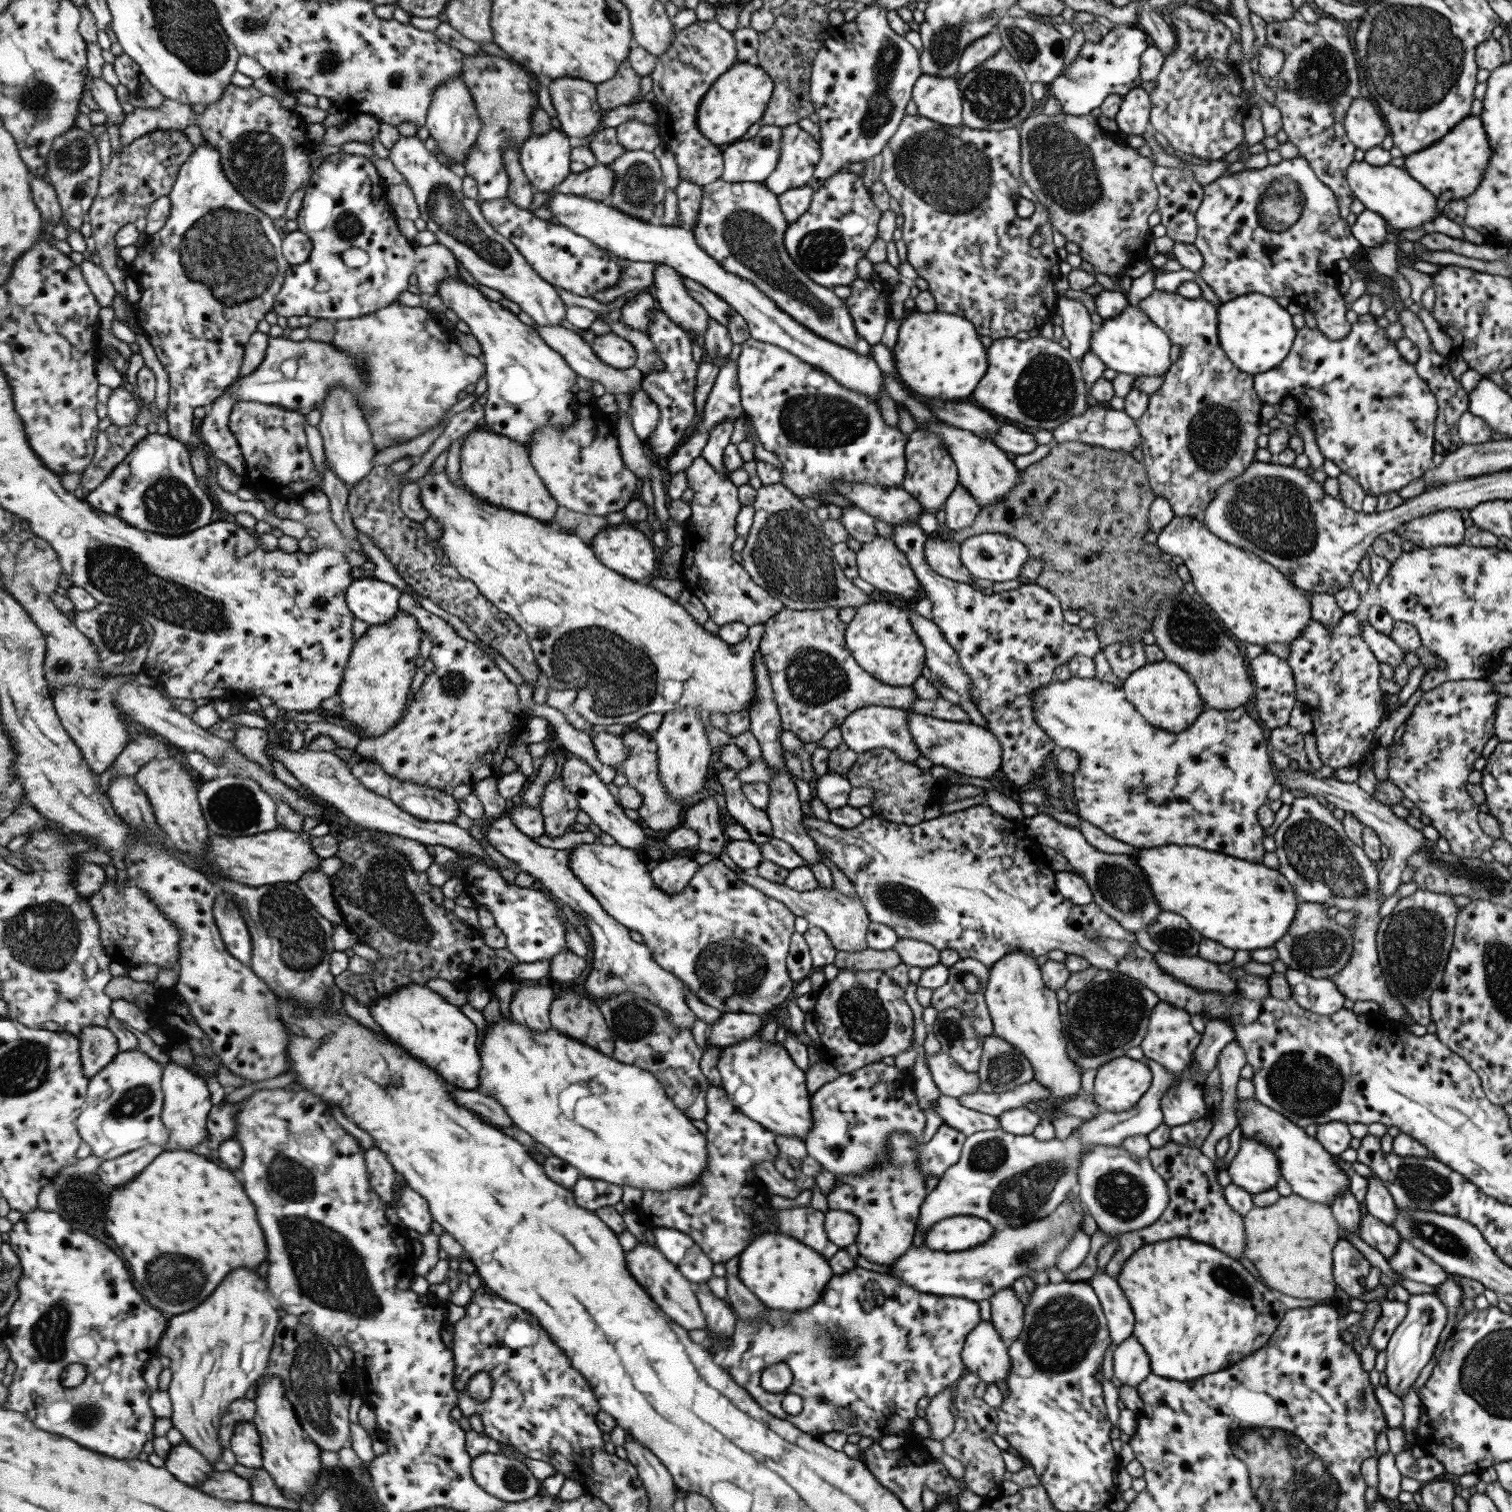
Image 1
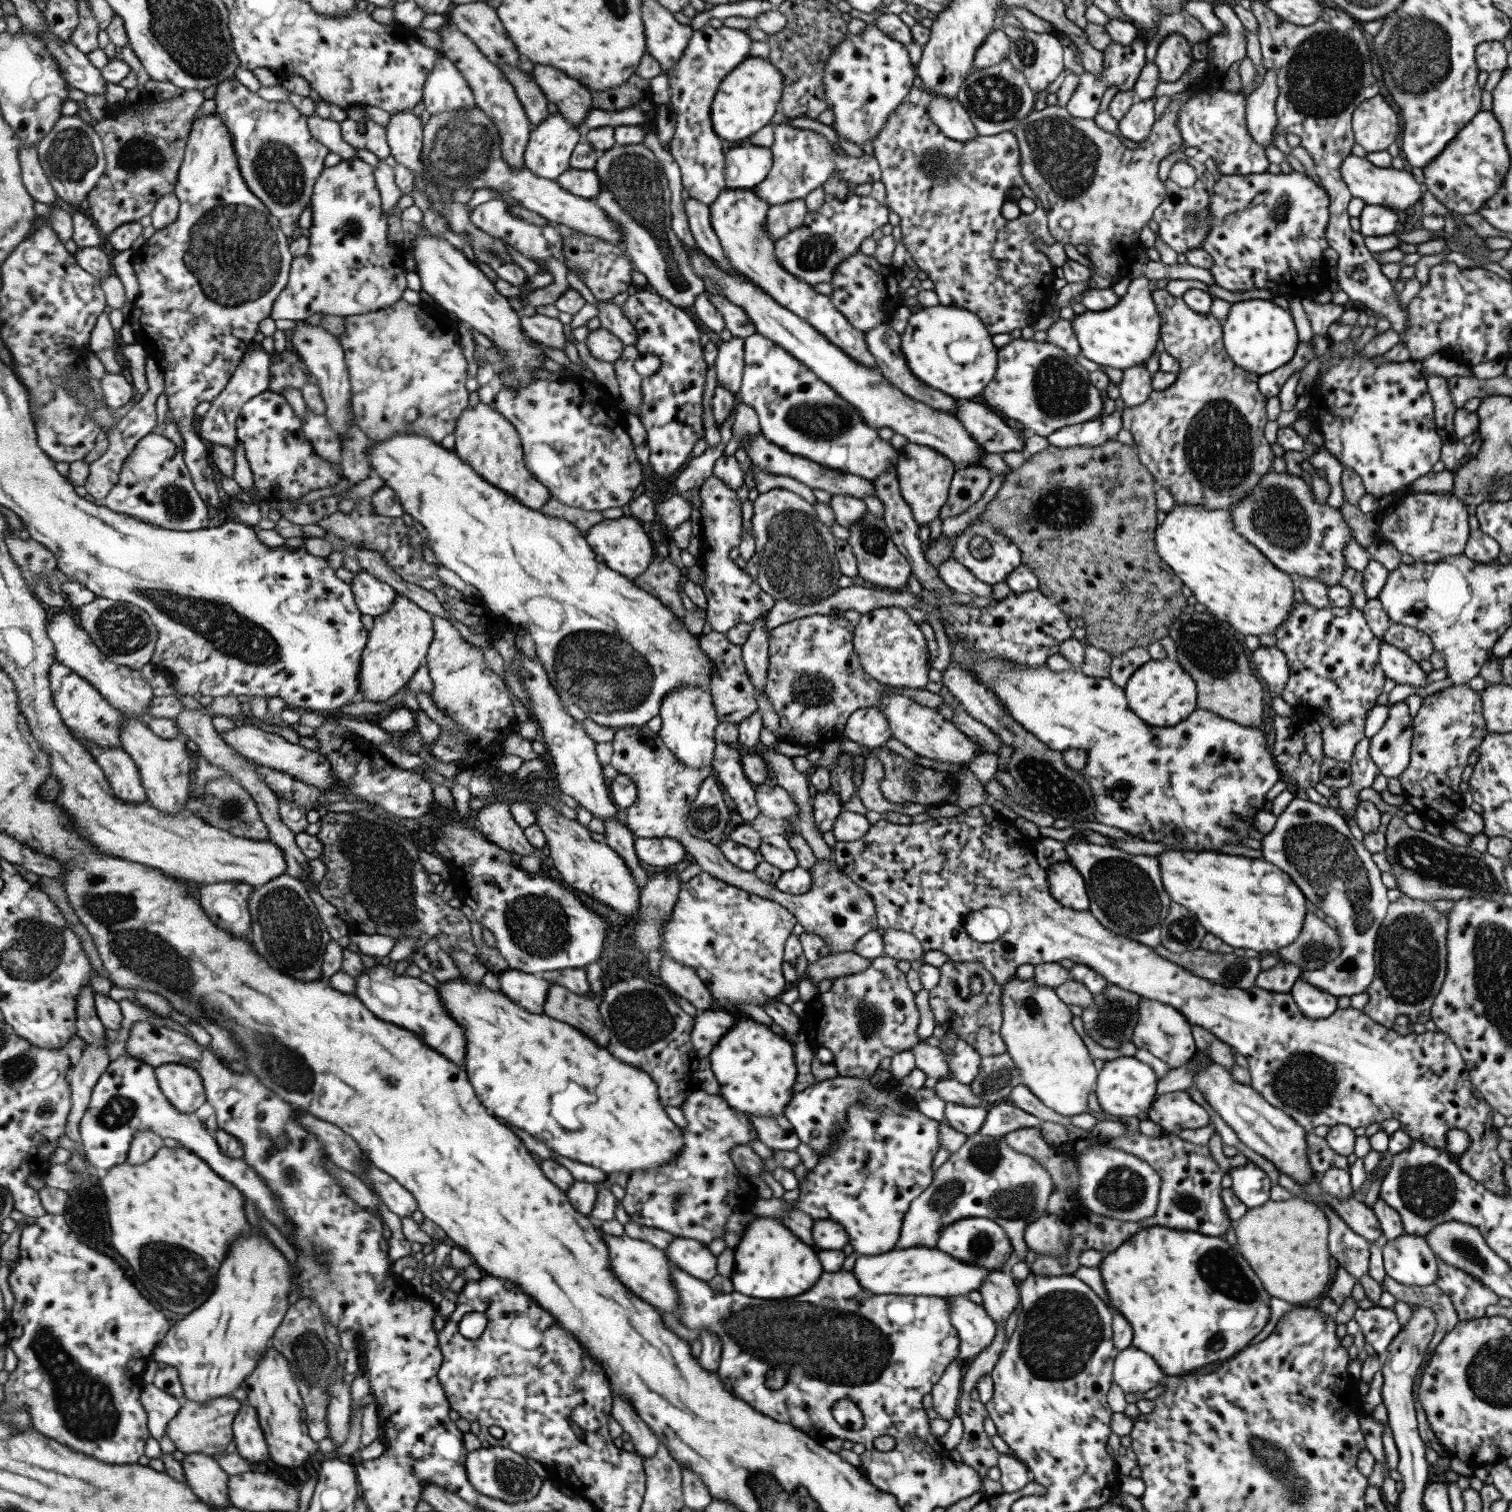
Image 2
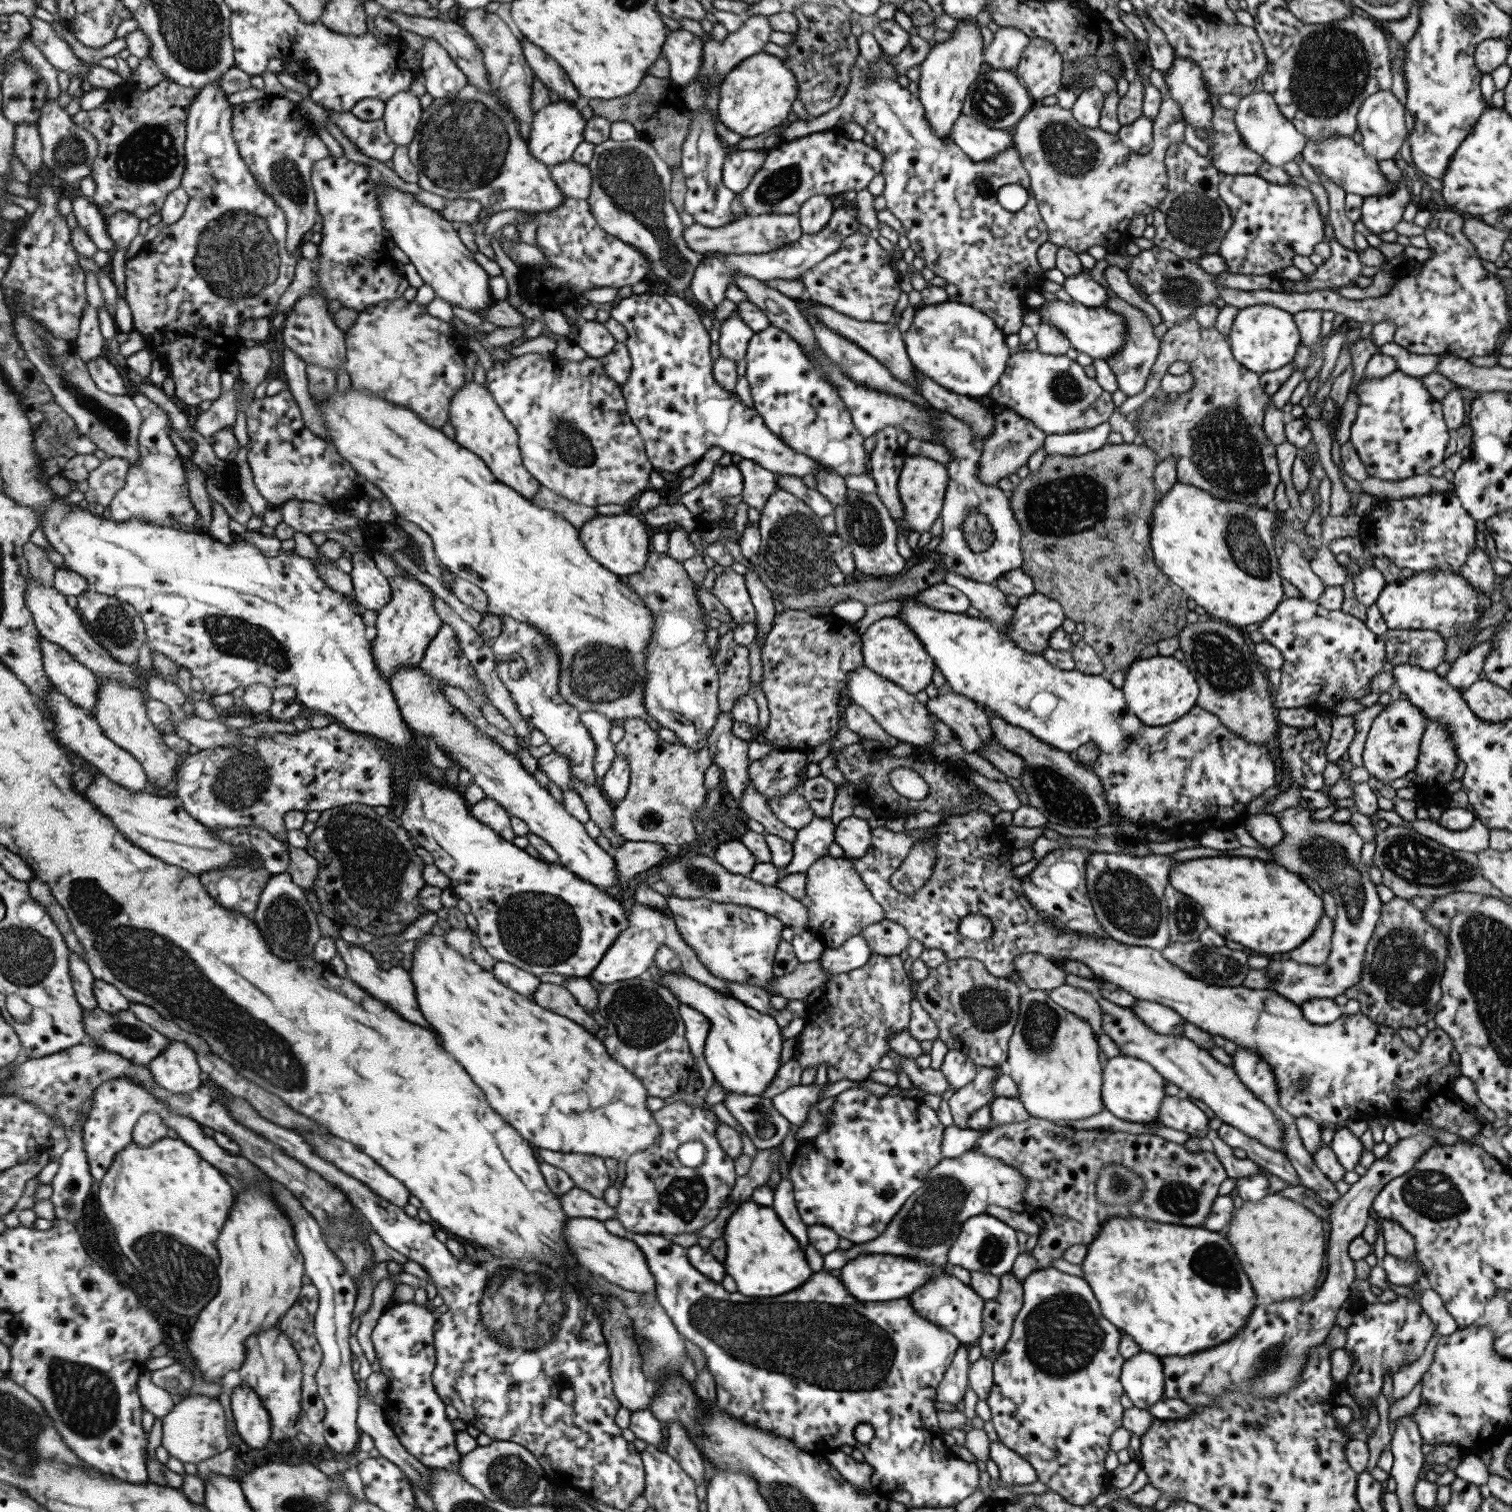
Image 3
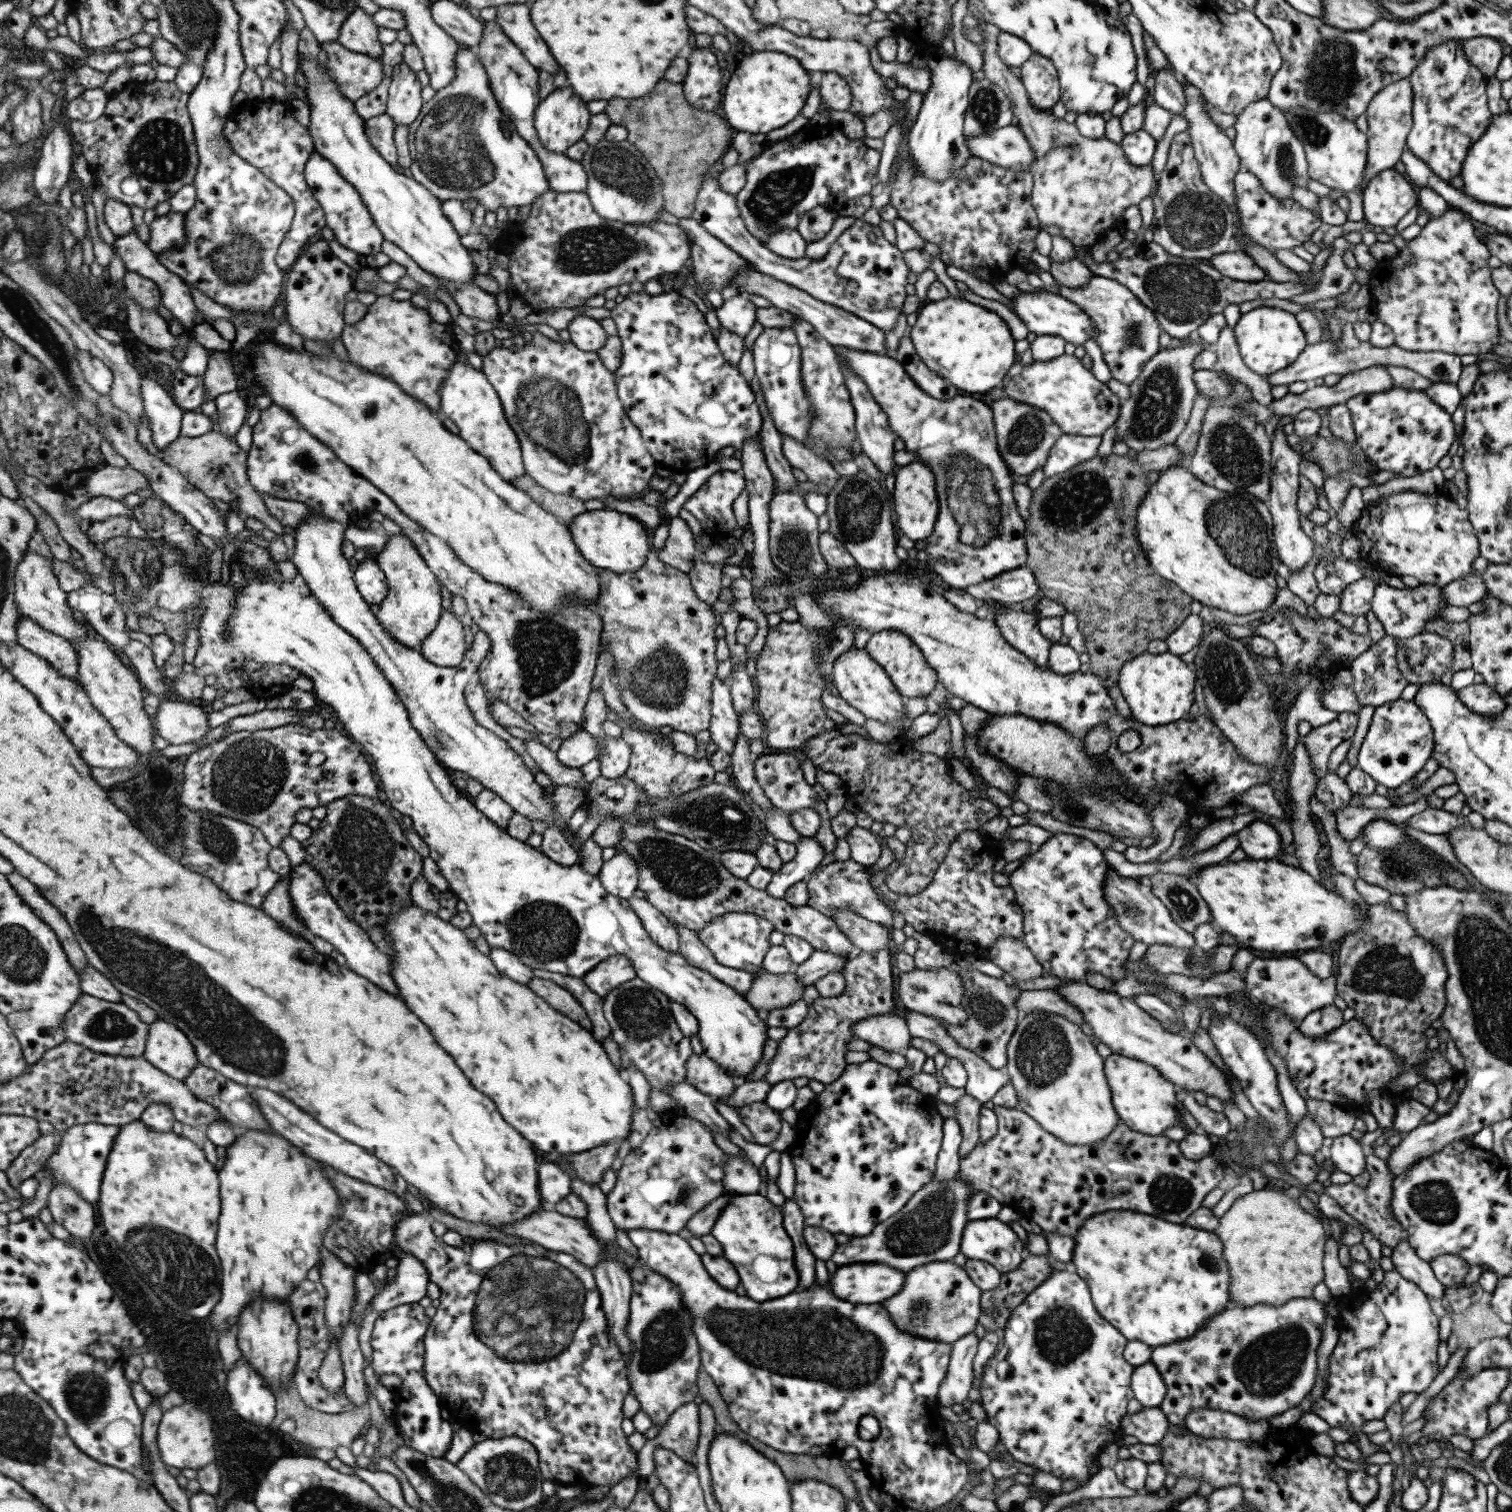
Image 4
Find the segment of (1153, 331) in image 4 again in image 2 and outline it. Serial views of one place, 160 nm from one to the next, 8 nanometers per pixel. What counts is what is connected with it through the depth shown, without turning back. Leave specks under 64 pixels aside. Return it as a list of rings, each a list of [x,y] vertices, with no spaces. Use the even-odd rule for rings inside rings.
[[[1145,362],[1122,370],[1122,379],[1118,389],[1120,399],[1125,406],[1131,407],[1143,404],[1152,391],[1150,374],[1145,369]]]

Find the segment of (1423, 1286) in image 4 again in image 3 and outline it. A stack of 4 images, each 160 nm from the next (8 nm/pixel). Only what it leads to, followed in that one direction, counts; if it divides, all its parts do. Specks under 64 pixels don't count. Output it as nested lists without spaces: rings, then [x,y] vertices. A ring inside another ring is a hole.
[[[1380,1220],[1384,1250],[1395,1258],[1411,1261],[1415,1257],[1413,1237],[1396,1222],[1392,1220]]]

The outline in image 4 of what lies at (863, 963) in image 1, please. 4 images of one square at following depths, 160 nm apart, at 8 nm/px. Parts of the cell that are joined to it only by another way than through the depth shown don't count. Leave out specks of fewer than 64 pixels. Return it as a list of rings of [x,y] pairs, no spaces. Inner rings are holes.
[[[793,970],[787,974],[771,975],[761,971],[752,980],[744,999],[757,1011],[783,1008],[801,999],[804,986]]]

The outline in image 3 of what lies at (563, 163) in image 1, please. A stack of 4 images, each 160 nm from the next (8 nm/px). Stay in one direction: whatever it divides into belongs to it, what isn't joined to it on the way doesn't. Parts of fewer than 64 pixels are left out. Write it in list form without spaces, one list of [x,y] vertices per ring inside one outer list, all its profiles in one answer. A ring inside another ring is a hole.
[[[560,100],[551,103],[547,108],[536,113],[531,125],[531,134],[528,138],[528,145],[531,154],[550,168],[562,162],[569,162],[576,146],[584,139],[583,126],[587,122],[579,114],[579,105],[569,100]]]

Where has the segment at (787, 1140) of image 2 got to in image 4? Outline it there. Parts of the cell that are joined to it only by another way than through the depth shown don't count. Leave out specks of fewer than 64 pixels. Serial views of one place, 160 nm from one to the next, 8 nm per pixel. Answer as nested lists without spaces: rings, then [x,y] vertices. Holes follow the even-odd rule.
[[[693,1053],[686,1061],[683,1081],[707,1096],[719,1098],[731,1096],[736,1083],[735,1079],[704,1054],[694,1055]],[[753,1101],[735,1108],[740,1121],[751,1132],[752,1142],[769,1144],[780,1133],[780,1116],[763,1101]]]

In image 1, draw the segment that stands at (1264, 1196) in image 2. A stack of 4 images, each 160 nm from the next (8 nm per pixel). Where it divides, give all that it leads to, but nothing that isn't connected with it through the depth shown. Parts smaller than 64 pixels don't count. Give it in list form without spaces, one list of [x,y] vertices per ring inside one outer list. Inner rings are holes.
[[[1241,1137],[1239,1148],[1226,1172],[1231,1183],[1246,1193],[1256,1195],[1275,1186],[1281,1178],[1276,1154],[1257,1139]]]

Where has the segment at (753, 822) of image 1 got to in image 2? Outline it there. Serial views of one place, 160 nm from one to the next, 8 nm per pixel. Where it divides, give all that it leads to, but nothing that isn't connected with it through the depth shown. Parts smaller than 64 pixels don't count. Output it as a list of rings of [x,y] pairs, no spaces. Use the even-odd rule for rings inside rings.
[[[715,740],[712,762],[709,764],[717,782],[729,794],[737,814],[746,822],[757,816],[754,785],[749,782],[741,768],[741,752],[730,743]]]

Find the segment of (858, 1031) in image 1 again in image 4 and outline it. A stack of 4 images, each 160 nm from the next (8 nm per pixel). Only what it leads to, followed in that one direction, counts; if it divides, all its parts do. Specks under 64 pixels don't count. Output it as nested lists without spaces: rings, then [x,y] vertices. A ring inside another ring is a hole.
[[[888,949],[872,952],[857,951],[843,969],[845,986],[839,996],[817,997],[808,1007],[800,1024],[787,1029],[785,1037],[777,1042],[777,1051],[768,1062],[763,1076],[768,1083],[792,1080],[805,1076],[823,1085],[833,1082],[845,1068],[843,1056],[847,1054],[845,1044],[853,1039],[853,1022],[877,1015],[895,1015],[900,1006],[896,1000],[895,978],[891,974],[891,955]]]

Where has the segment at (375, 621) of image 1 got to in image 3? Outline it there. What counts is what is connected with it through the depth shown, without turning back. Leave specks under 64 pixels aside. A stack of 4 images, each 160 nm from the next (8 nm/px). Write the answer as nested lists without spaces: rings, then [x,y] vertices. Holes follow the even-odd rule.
[[[367,552],[352,554],[354,596],[363,609],[379,611],[392,601],[391,578],[383,576],[375,560]]]

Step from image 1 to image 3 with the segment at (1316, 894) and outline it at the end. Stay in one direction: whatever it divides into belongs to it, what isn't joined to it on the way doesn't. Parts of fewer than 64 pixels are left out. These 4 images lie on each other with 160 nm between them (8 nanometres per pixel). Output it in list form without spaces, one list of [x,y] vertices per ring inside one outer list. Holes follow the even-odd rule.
[[[1297,805],[1273,814],[1279,820],[1278,824],[1284,837],[1271,848],[1257,844],[1247,834],[1243,823],[1236,823],[1229,829],[1241,846],[1267,850],[1272,856],[1272,862],[1281,866],[1284,872],[1288,870],[1300,878],[1313,878],[1317,886],[1335,899],[1337,914],[1336,920],[1332,922],[1330,954],[1323,964],[1307,967],[1283,957],[1279,962],[1269,962],[1263,969],[1265,975],[1270,978],[1267,989],[1277,991],[1299,1008],[1311,999],[1333,999],[1359,982],[1365,947],[1379,919],[1382,904],[1375,891],[1375,884],[1369,879],[1361,861],[1359,850],[1363,841],[1355,829],[1349,822],[1339,823],[1331,819],[1314,823],[1312,813],[1313,810],[1306,805]]]

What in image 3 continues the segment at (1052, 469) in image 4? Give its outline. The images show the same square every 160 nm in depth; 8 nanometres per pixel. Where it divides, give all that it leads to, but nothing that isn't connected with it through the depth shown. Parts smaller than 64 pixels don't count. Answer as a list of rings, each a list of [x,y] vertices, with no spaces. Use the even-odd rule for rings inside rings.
[[[1103,422],[1095,428],[1081,432],[1048,434],[1045,436],[1042,450],[1046,456],[1053,456],[1053,454],[1069,457],[1083,456],[1104,446],[1110,432],[1109,424]]]

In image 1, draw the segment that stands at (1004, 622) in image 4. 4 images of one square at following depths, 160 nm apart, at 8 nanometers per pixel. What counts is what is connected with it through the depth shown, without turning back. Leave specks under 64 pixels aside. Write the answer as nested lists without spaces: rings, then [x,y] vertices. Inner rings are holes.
[[[928,536],[923,544],[923,559],[935,574],[943,578],[972,583],[975,578],[960,563],[959,546],[945,538]]]

